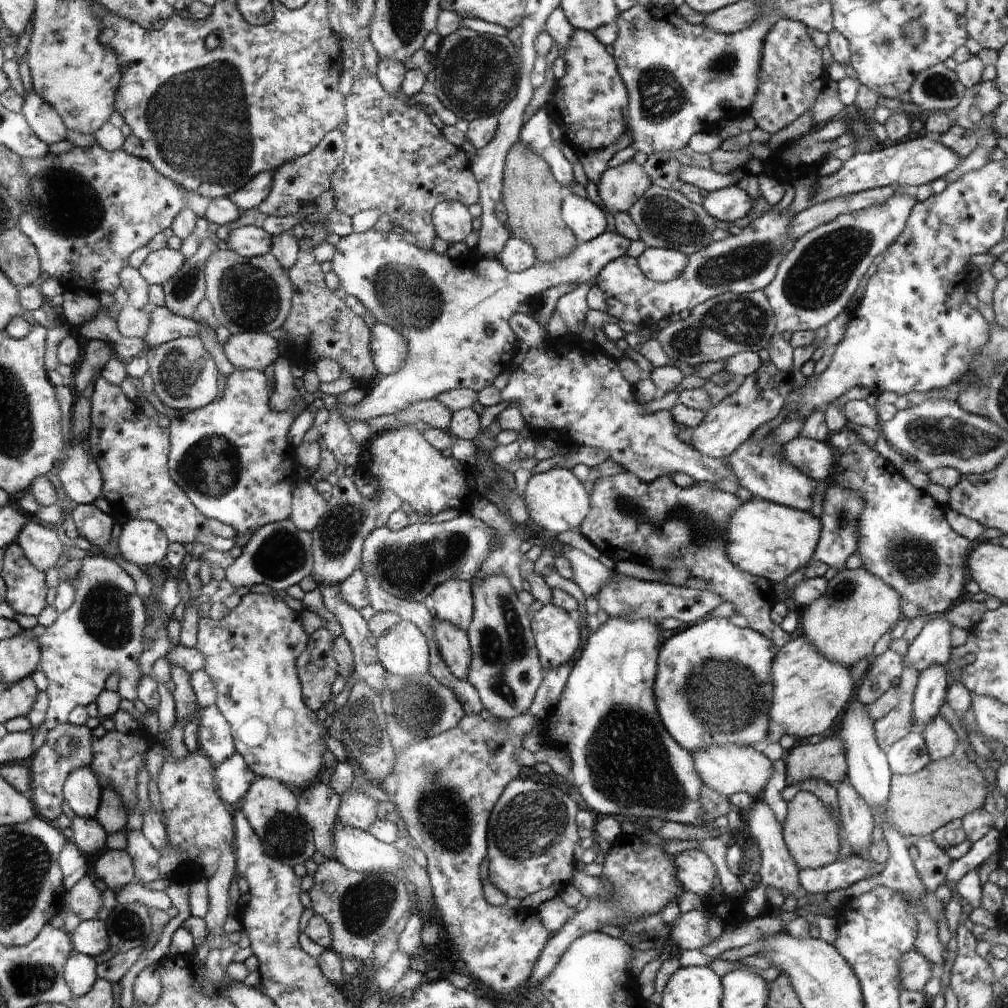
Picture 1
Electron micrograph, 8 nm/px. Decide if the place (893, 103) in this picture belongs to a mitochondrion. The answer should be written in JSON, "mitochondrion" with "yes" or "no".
{"mitochondrion":"no"}

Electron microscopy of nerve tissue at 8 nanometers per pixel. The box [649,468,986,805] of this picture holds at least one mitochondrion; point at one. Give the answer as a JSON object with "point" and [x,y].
{"point":[724,696]}

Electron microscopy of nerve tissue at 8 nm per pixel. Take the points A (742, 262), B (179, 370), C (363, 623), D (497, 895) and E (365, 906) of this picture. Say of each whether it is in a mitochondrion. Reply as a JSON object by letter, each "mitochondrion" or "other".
{"A":"mitochondrion","B":"mitochondrion","C":"other","D":"other","E":"mitochondrion"}

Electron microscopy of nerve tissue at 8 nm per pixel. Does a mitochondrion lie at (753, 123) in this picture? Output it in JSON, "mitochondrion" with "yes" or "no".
{"mitochondrion":"no"}

